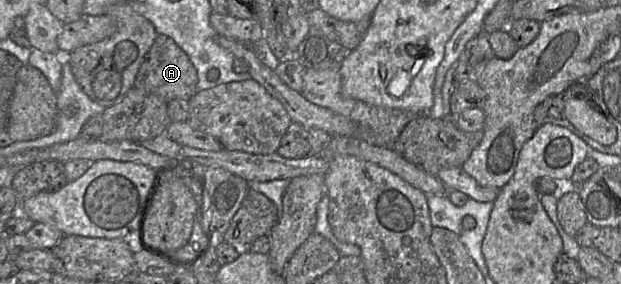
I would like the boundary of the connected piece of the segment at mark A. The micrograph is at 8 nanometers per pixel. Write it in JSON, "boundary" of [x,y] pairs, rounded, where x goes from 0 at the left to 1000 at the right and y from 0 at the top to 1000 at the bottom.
{"boundary":[[[253,123],[235,187],[217,278],[217,306],[251,335],[266,356],[304,352],[316,327],[317,250],[301,190],[272,130]]]}

